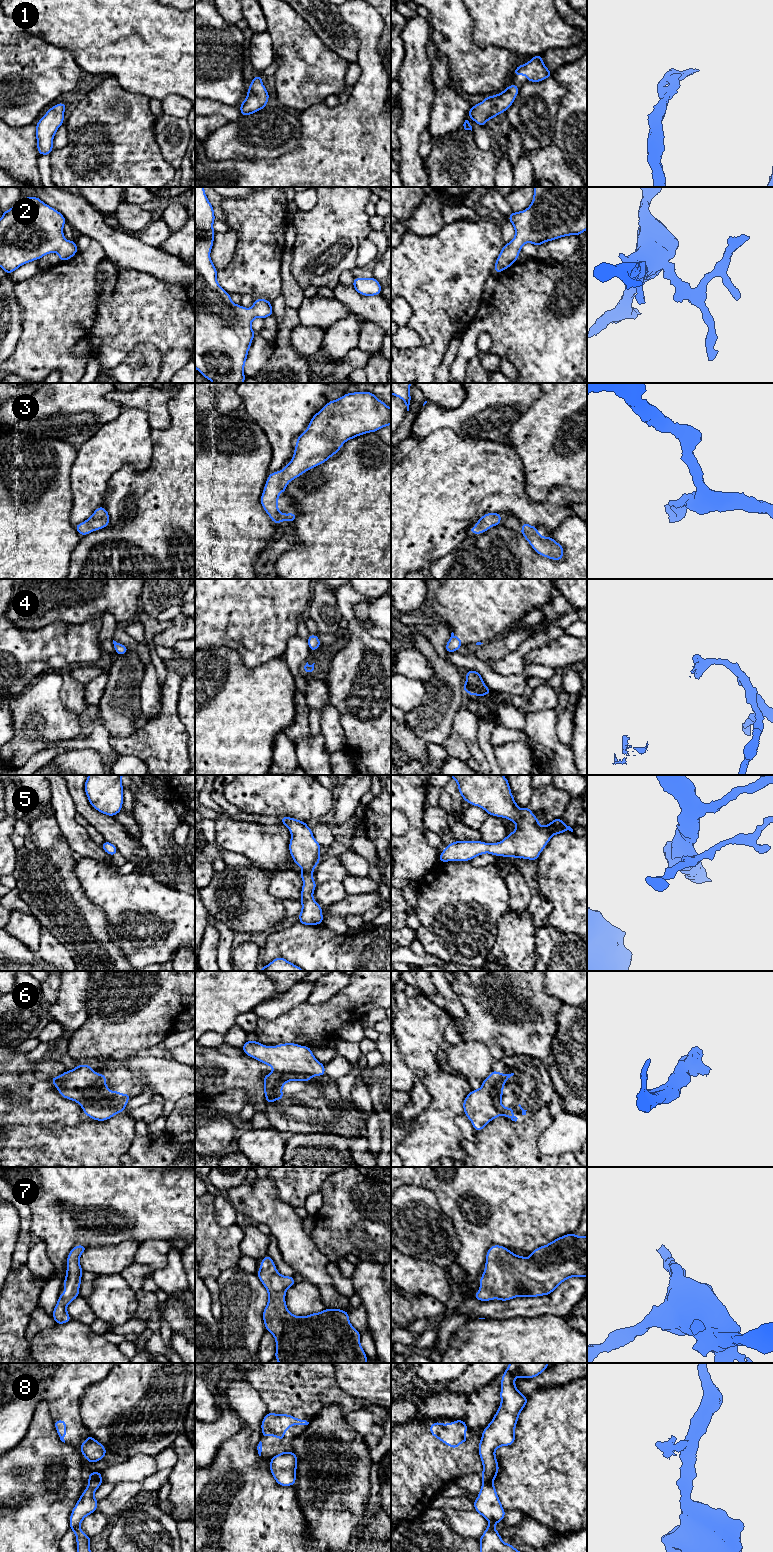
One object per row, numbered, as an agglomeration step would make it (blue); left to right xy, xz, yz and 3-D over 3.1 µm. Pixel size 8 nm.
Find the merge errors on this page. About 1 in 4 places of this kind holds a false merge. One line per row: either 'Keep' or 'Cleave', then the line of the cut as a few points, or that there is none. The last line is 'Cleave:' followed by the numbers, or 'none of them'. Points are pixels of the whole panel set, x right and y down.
1: Keep. No split
2: Keep. No split
3: Keep. No split
4: Keep. No split
5: Keep. No split
6: Keep. No split
7: Keep. No split
8: Cleave. Split along yz (481, 1440), (479, 1443)
Cleave: 8

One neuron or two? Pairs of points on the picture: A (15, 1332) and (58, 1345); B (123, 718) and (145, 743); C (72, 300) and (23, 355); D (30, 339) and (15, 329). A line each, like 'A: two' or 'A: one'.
A: two
B: two
C: one
D: two

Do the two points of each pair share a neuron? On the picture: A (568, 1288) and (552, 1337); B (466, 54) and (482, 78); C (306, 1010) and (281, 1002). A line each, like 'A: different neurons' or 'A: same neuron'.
A: different neurons
B: same neuron
C: different neurons

